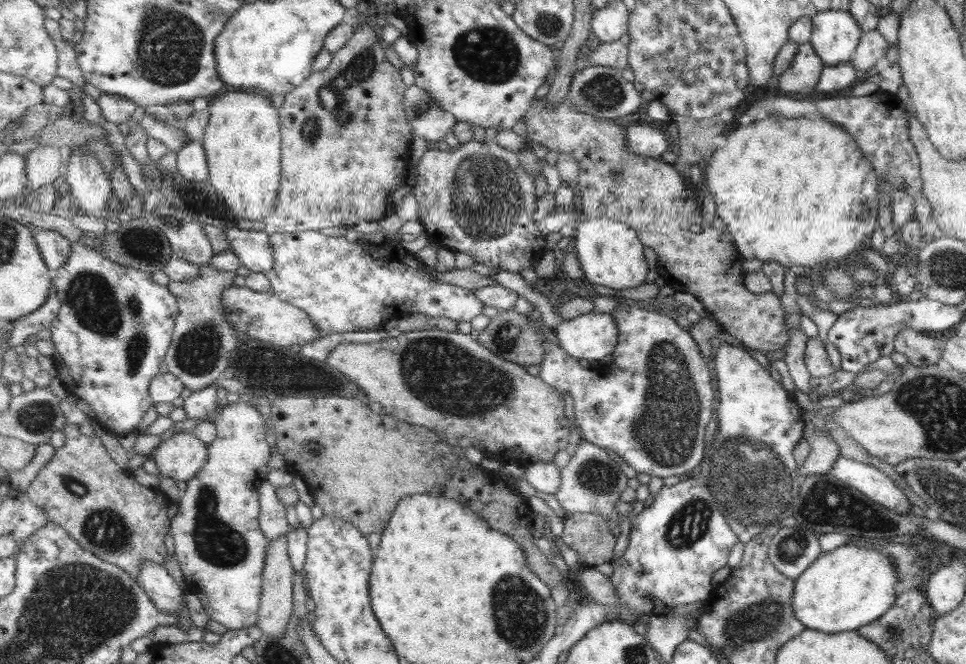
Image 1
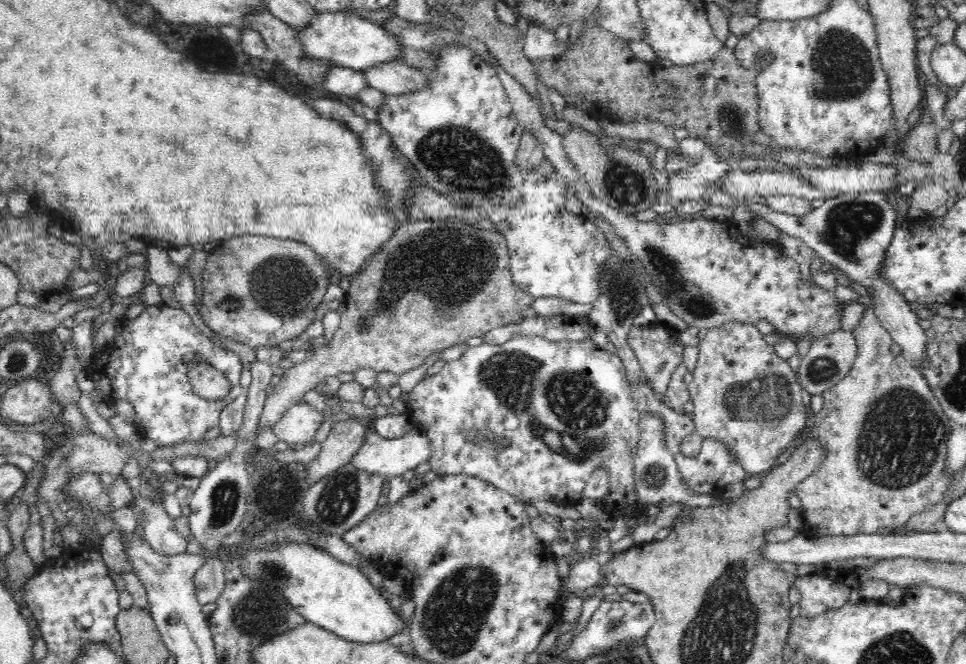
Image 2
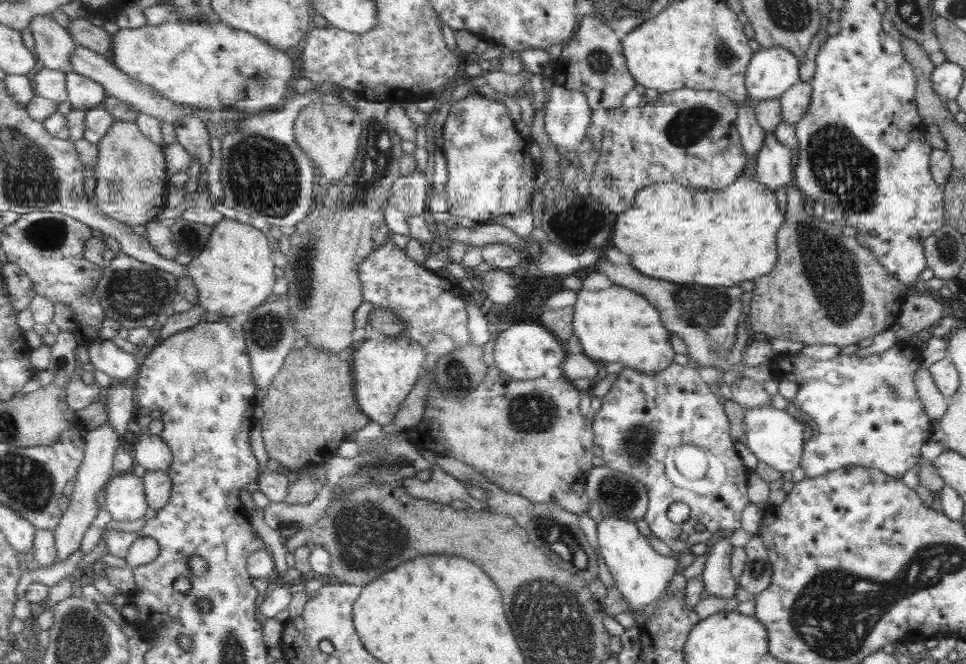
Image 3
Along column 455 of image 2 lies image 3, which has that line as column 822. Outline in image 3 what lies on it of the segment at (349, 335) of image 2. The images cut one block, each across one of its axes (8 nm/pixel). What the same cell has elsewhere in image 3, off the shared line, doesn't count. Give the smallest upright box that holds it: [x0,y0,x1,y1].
[747,182,906,347]

